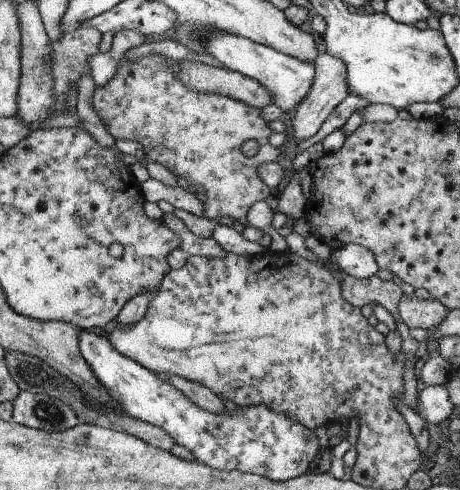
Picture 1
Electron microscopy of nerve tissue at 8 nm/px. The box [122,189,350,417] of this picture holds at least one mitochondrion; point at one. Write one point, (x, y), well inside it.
(217, 342)

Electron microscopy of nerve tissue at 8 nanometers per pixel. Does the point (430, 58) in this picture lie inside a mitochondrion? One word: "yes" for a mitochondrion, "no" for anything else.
yes

